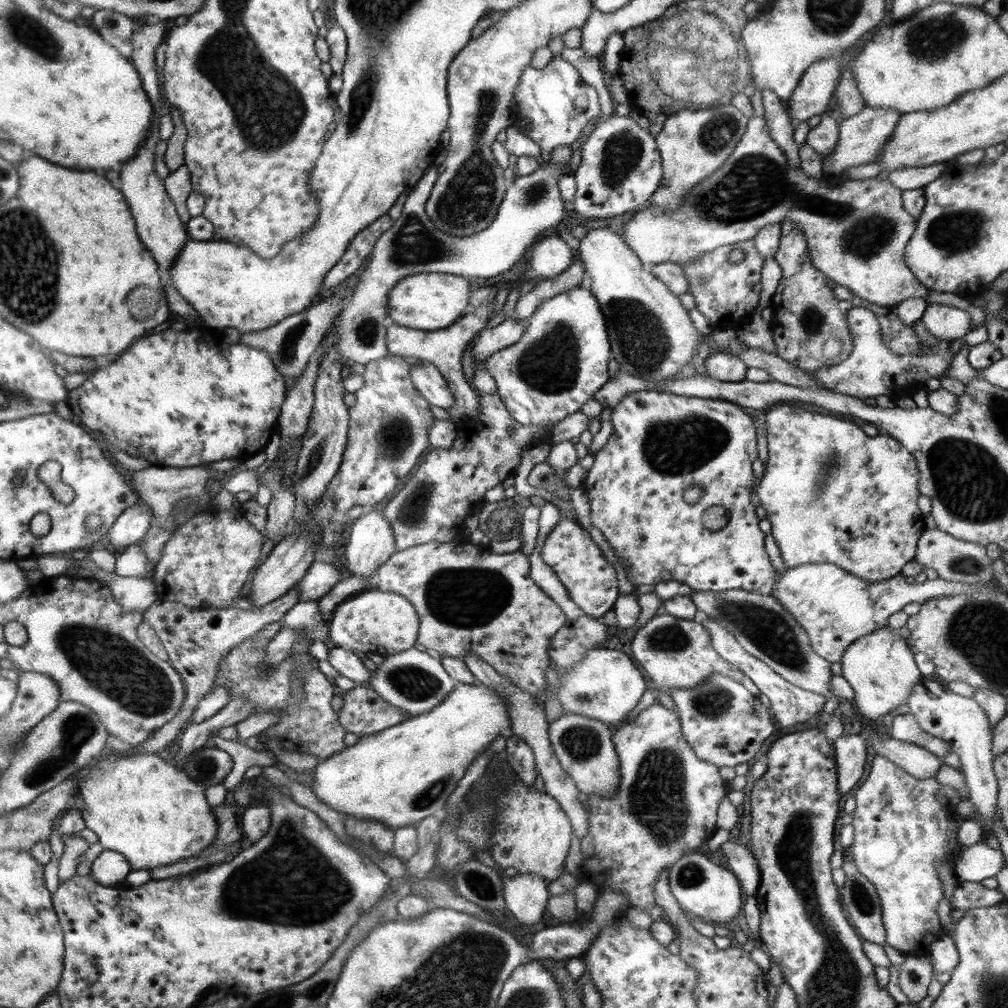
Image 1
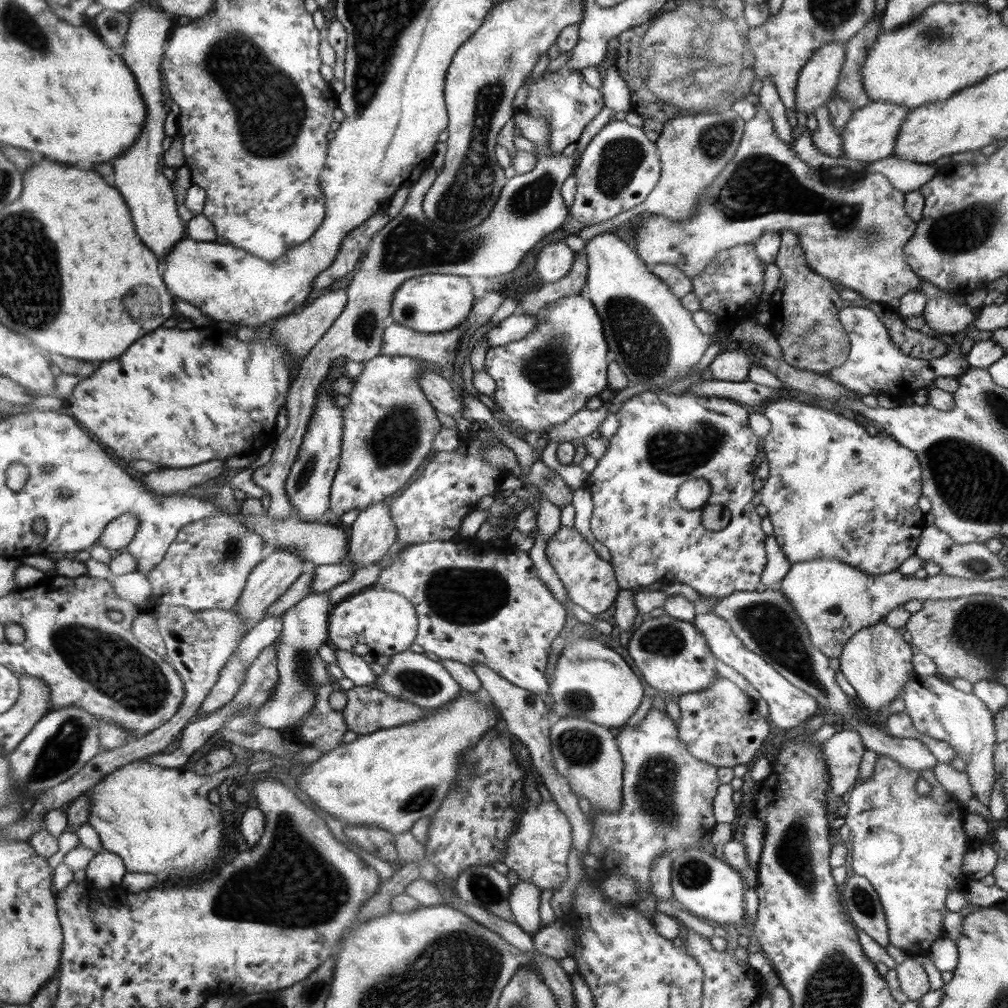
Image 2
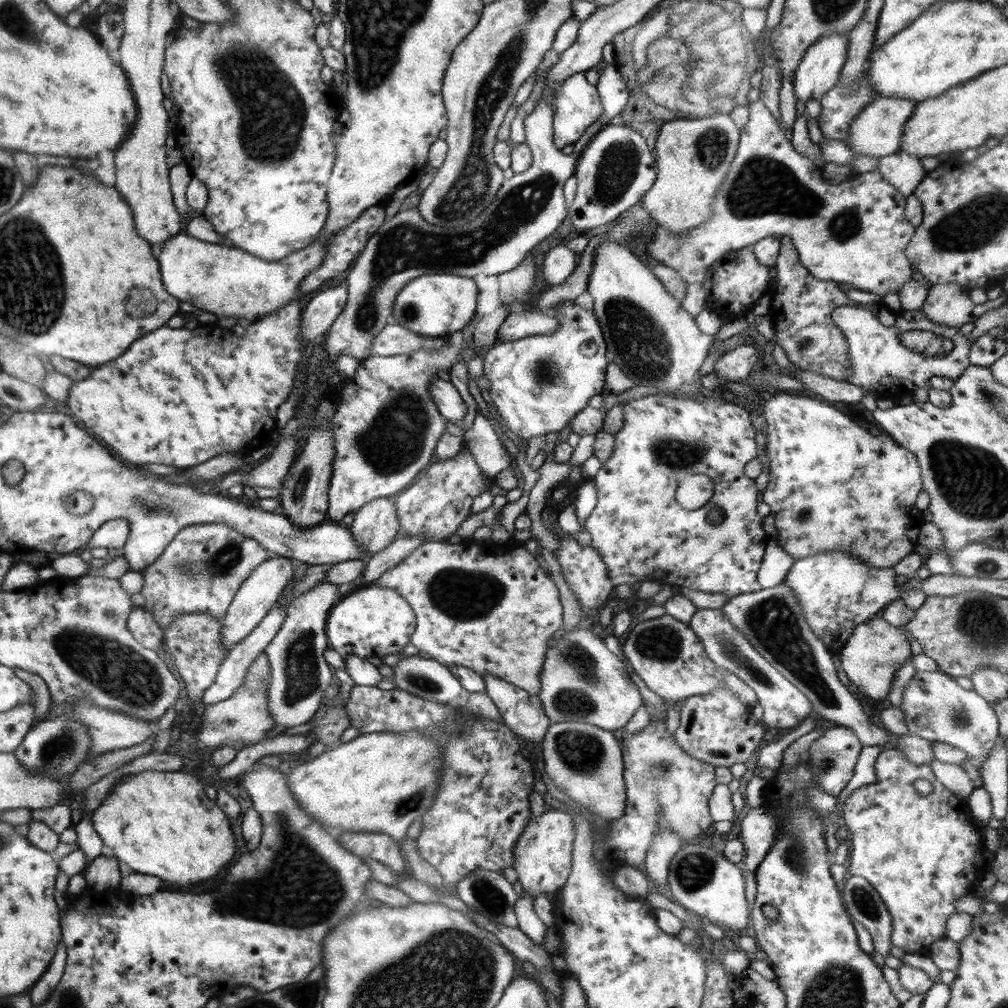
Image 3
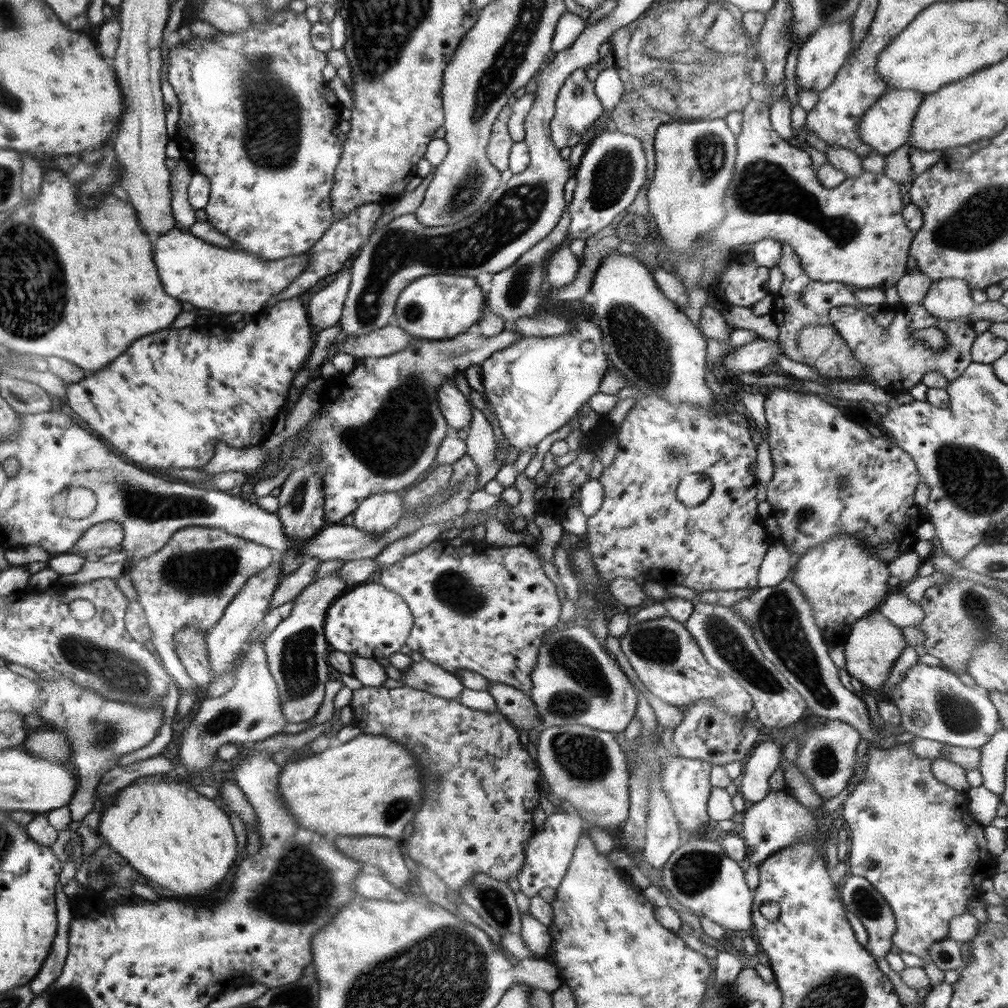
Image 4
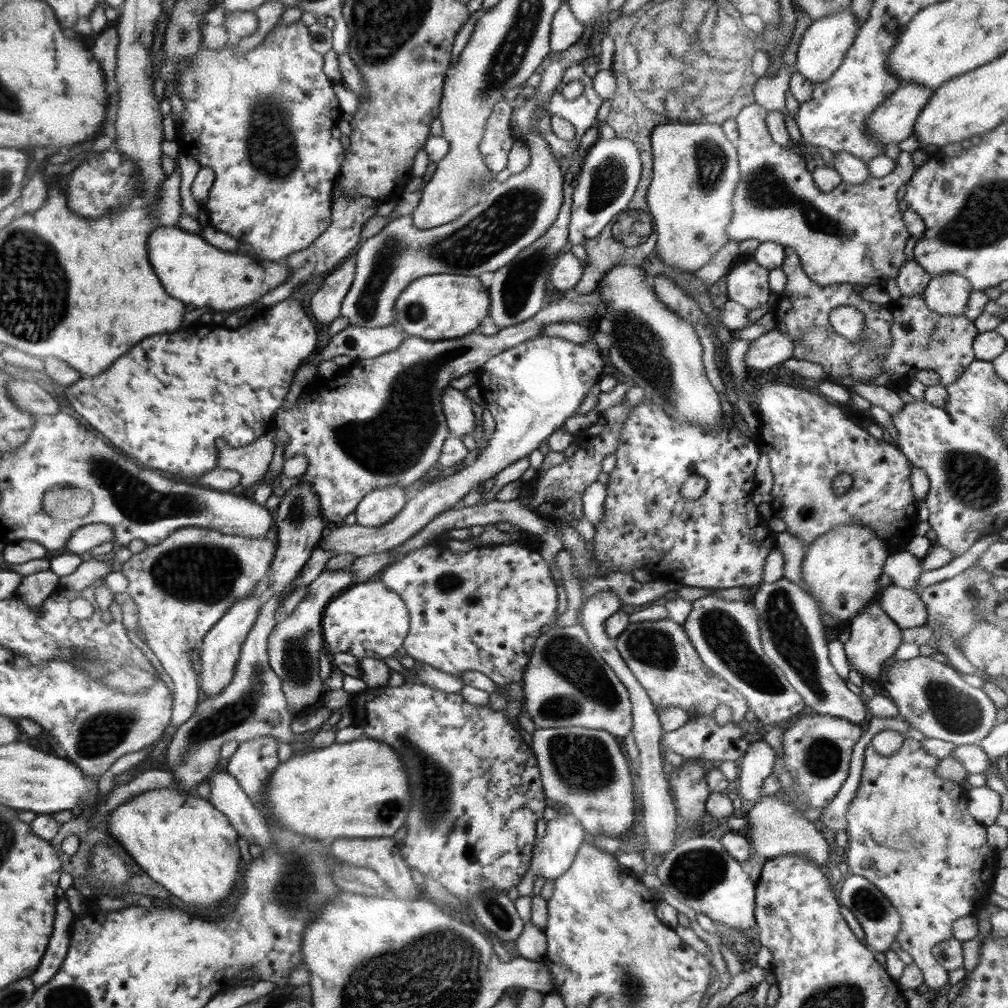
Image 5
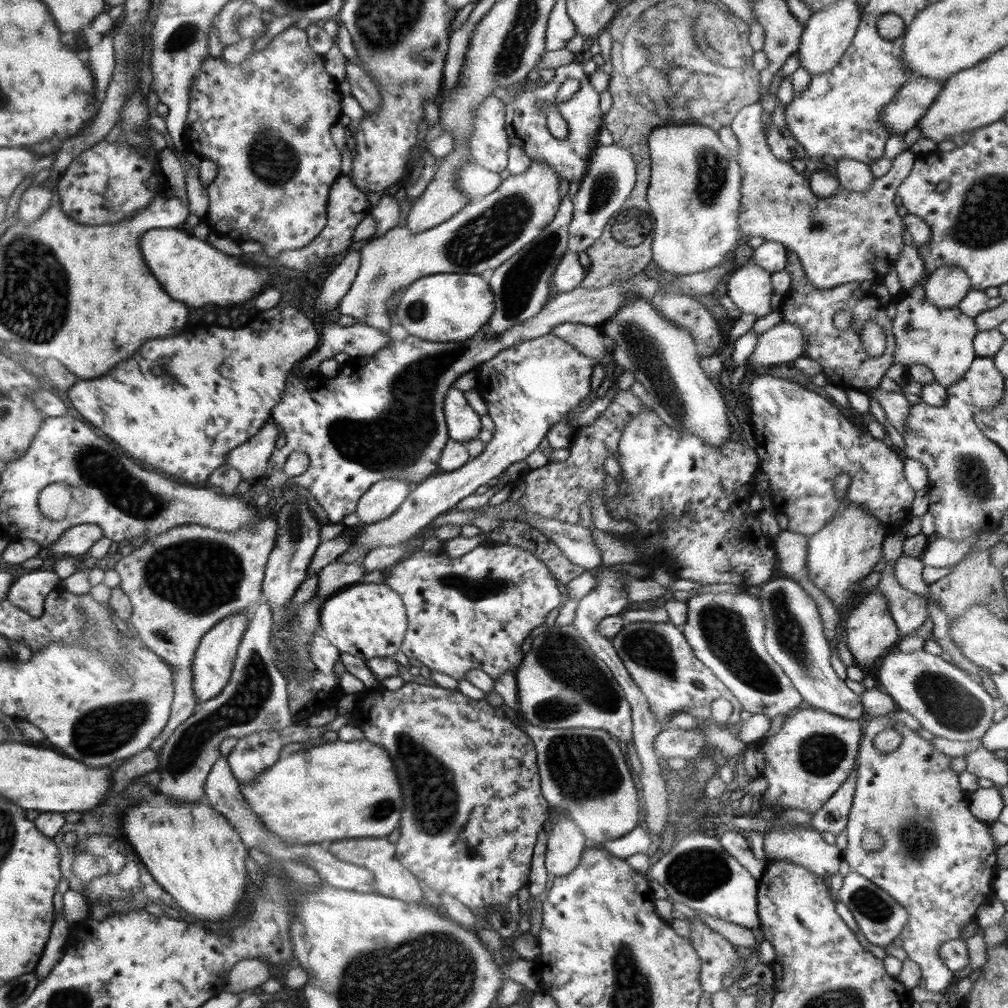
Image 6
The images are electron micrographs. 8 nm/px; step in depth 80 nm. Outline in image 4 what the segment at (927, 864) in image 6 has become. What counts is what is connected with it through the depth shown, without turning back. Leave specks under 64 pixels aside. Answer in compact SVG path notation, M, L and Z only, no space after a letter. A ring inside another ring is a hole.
M911 742L899 743L888 750L878 748L869 749L870 763L866 769L866 777L854 786L854 791L846 798L842 804L843 817L848 824L848 857L846 864L848 866L848 875L863 876L885 899L890 905L894 918L897 924L896 932L892 935L893 943L904 952L916 954L924 959L926 966L925 972L929 976L931 987L944 982L944 970L940 970L936 963L930 958L929 948L938 941L944 940L949 933L949 922L952 917L960 916L961 914L968 913L968 900L974 897L982 897L983 890L981 882L985 878L993 879L998 873L996 870L997 857L995 857L986 845L986 836L984 833L984 826L977 820L970 816L969 808L967 805L968 797L965 792L958 792L943 782L936 780L931 771L932 759L920 758L916 756L912 750Z

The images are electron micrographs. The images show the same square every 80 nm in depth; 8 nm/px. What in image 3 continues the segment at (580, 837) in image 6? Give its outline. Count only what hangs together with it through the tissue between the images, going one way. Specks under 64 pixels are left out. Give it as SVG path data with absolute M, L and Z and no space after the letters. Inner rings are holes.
M546 808L538 816L532 815L527 828L515 840L513 868L526 893L537 897L542 892L558 892L571 873L571 858L576 826L573 818L564 811Z

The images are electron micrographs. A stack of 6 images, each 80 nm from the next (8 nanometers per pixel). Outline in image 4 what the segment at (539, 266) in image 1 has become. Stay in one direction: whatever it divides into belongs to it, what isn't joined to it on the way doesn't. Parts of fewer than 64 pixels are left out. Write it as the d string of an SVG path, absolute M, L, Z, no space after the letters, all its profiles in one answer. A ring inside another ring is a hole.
M557 247L546 264L545 278L553 288L562 288L574 280L580 265L580 259L568 247Z

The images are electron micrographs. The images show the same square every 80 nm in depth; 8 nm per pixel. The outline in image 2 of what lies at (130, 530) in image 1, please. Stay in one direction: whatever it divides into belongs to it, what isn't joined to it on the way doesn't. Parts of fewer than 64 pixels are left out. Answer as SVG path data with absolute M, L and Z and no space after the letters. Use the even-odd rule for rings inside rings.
M126 513L111 520L104 527L96 544L110 550L120 550L127 547L137 535L139 527L138 517L135 514Z

